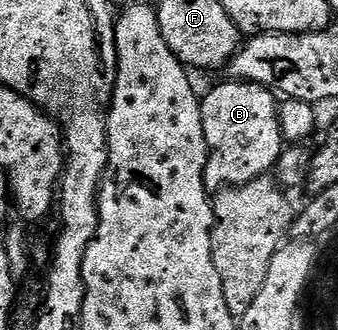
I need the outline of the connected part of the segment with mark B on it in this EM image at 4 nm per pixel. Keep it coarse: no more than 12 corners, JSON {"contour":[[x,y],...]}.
{"contour":[[225,80],[201,95],[206,188],[269,175],[279,99]]}

